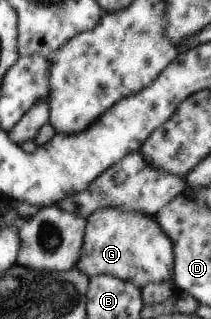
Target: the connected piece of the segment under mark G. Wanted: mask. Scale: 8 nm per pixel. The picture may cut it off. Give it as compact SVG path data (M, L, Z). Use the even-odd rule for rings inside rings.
M105 208L89 216L83 238L83 249L77 266L90 278L112 275L131 282L140 290L150 283L172 281L174 251L170 237L158 226L154 217L119 208Z

